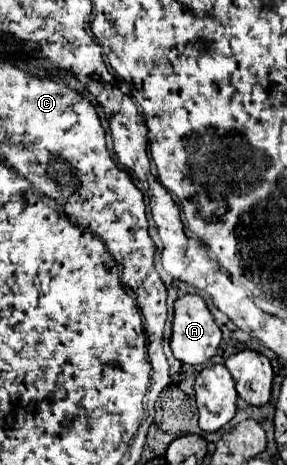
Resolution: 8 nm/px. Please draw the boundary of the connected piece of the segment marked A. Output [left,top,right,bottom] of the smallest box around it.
[171,294,221,366]

